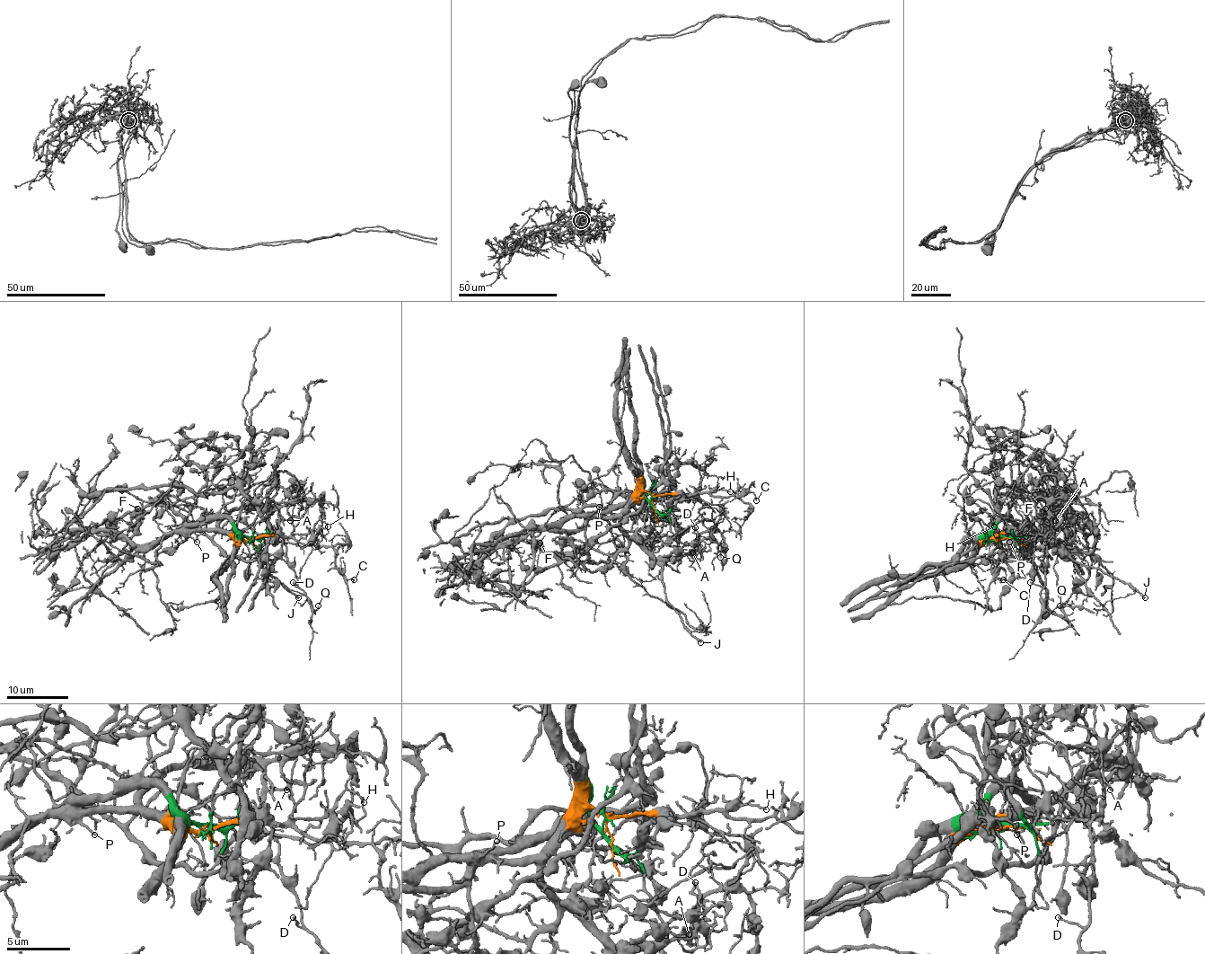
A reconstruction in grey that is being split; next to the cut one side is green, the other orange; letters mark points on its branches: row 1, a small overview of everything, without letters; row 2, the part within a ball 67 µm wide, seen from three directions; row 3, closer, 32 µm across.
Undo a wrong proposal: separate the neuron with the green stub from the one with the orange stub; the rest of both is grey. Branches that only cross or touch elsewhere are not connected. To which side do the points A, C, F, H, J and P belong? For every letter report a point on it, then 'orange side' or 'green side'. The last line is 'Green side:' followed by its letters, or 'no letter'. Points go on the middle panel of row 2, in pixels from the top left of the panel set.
A: place (692, 552); orange side
C: place (756, 500); orange side
F: place (540, 543); orange side
H: place (730, 491); orange side
J: place (700, 642); orange side
P: place (599, 507); orange side
Green side: no letter

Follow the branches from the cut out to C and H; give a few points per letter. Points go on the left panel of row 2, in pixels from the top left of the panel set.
C: (250, 539), (294, 536), (303, 543), (329, 545), (336, 553), (336, 567), (348, 579), (354, 579)
H: (250, 539), (294, 536), (306, 543), (311, 530), (319, 520), (328, 526)

